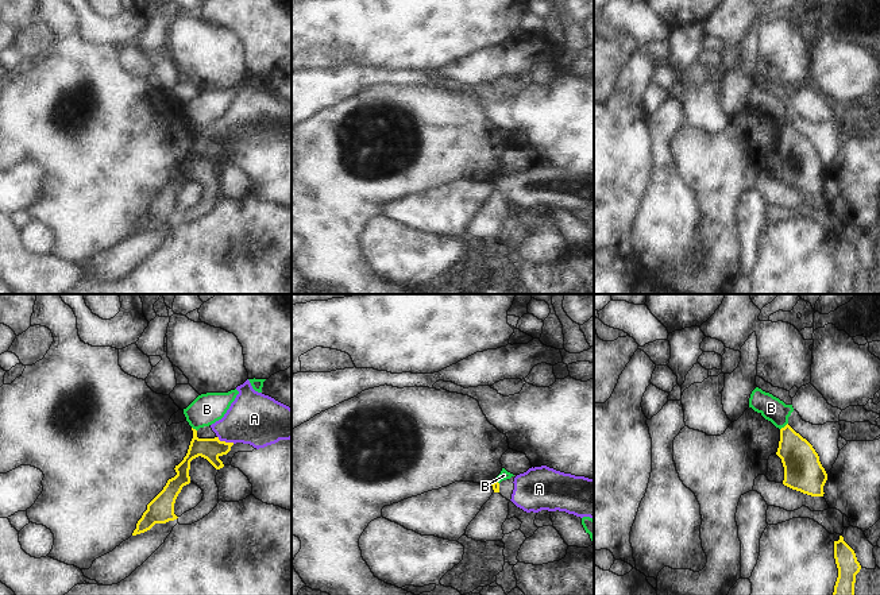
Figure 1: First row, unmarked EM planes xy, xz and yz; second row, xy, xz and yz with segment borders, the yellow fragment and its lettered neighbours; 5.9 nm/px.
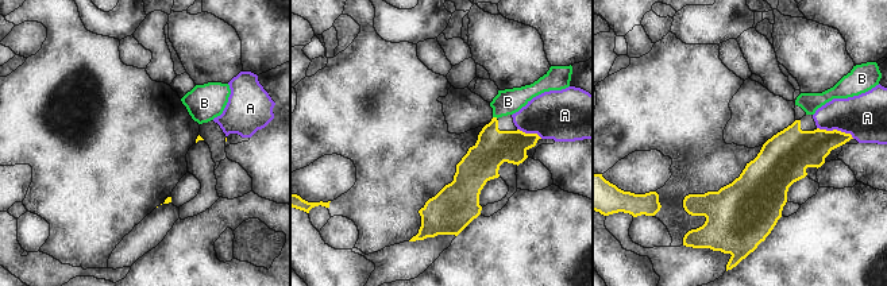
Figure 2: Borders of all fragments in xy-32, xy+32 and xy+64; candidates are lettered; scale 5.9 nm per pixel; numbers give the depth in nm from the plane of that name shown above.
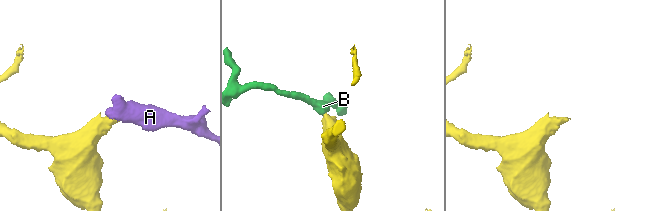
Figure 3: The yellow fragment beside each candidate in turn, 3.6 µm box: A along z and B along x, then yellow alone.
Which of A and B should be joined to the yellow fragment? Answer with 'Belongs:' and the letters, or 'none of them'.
Belongs: A

